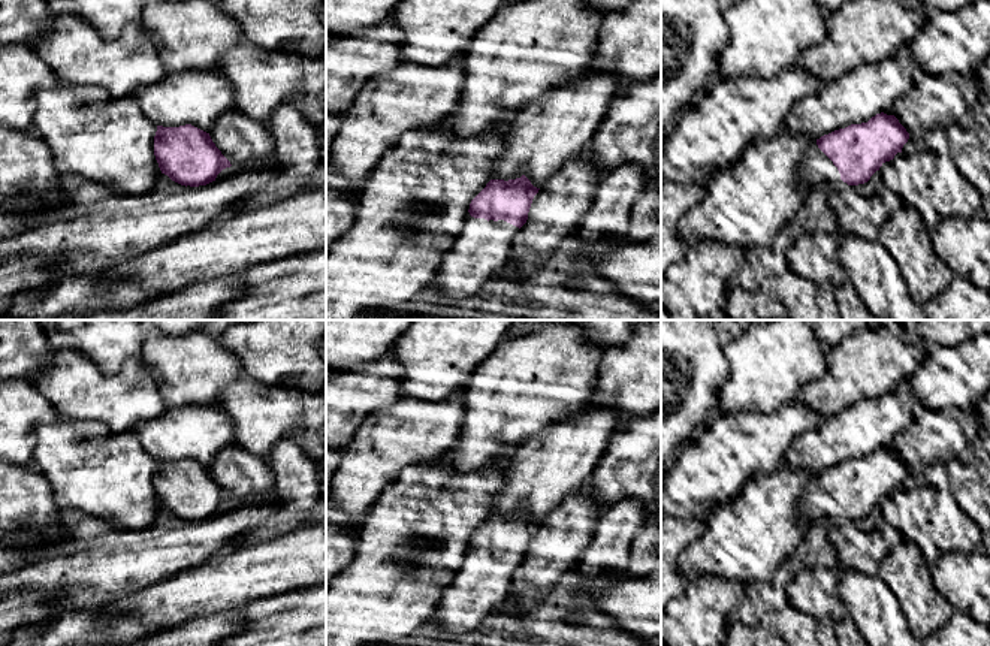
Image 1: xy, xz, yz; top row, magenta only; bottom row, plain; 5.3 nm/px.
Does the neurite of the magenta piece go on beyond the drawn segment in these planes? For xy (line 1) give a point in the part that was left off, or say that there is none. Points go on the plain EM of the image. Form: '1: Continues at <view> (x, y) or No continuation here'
1: No continuation here

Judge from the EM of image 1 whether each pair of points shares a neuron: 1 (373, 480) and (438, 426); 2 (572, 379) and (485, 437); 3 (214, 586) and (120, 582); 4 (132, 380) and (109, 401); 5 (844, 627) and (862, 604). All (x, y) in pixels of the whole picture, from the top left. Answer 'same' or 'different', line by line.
1: same
2: same
3: different
4: same
5: different

